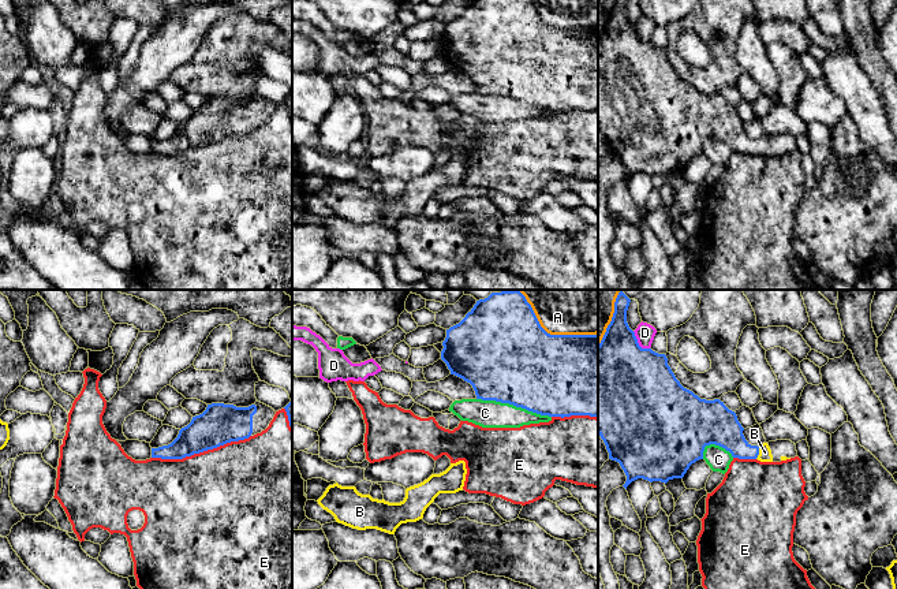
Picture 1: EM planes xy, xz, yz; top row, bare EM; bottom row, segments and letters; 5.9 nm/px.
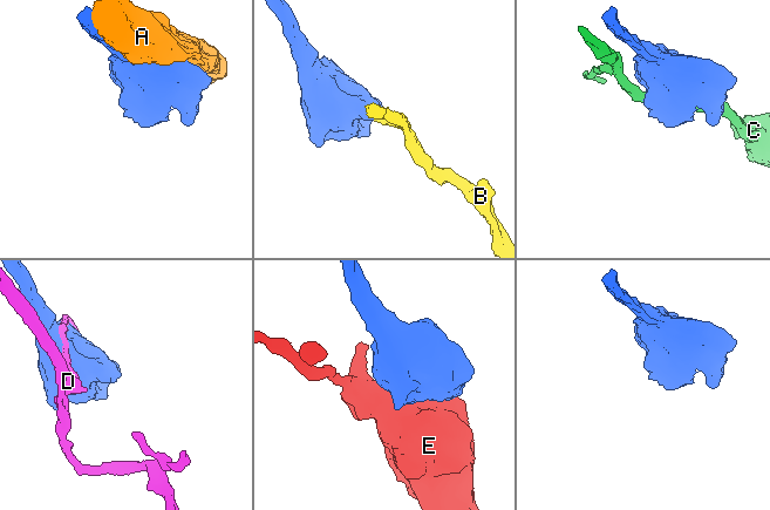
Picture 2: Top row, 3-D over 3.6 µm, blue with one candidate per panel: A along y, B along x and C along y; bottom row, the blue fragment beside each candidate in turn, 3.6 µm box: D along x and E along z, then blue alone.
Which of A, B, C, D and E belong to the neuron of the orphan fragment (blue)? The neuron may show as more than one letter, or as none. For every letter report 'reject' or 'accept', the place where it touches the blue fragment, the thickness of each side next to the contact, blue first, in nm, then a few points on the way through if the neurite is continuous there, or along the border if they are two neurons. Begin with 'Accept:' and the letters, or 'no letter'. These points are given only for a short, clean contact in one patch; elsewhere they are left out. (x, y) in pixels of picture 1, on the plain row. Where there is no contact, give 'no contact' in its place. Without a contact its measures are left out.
Accept: B
A: reject | xz (560, 29) | 480/180 nm
B: accept | yz (758, 146) | 200/80 nm | across yz (724, 123), (746, 145), (758, 146), (765, 146)
C: reject | xz (514, 99) | 500/160 nm
D: reject | yz (638, 37) | 480/120 nm
E: reject | xy (201, 145) | 240/500 nm

